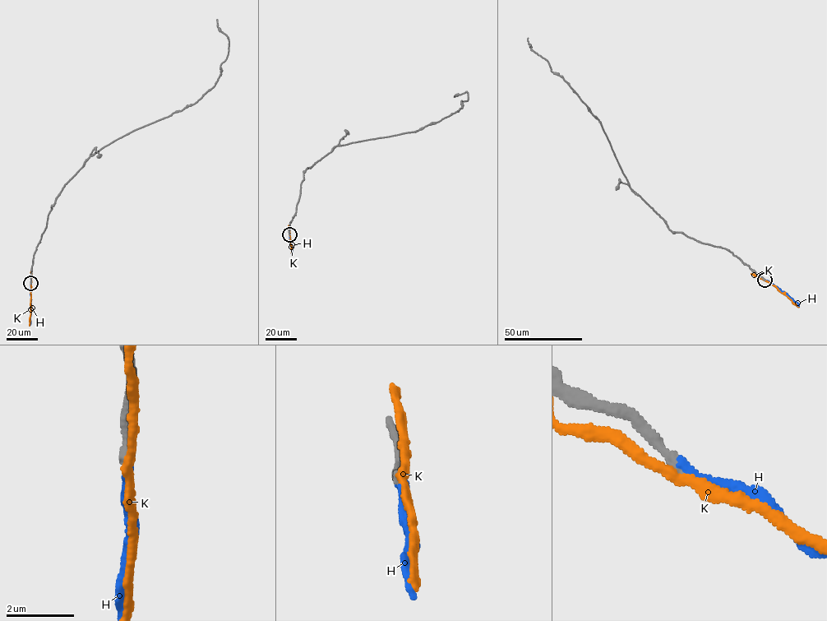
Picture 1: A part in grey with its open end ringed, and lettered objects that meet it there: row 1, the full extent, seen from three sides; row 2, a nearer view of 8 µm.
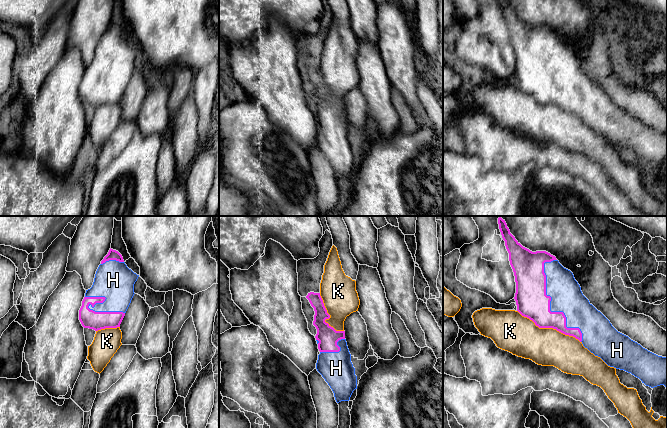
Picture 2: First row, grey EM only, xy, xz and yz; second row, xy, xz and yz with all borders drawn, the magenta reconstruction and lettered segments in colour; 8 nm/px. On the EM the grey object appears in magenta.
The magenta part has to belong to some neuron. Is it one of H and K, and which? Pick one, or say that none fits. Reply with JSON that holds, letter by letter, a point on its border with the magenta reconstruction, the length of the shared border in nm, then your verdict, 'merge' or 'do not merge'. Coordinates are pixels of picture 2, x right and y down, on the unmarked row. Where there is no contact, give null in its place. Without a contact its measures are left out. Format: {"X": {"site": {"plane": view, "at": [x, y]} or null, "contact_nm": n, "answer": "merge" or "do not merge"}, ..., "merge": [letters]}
{"H": {"site": {"plane": "yz", "at": [550, 87]}, "contact_nm": 700, "answer": "merge"}, "K": {"site": {"plane": "yz", "at": [549, 103]}, "contact_nm": 550, "answer": "do not merge"}, "merge": ["H"]}

